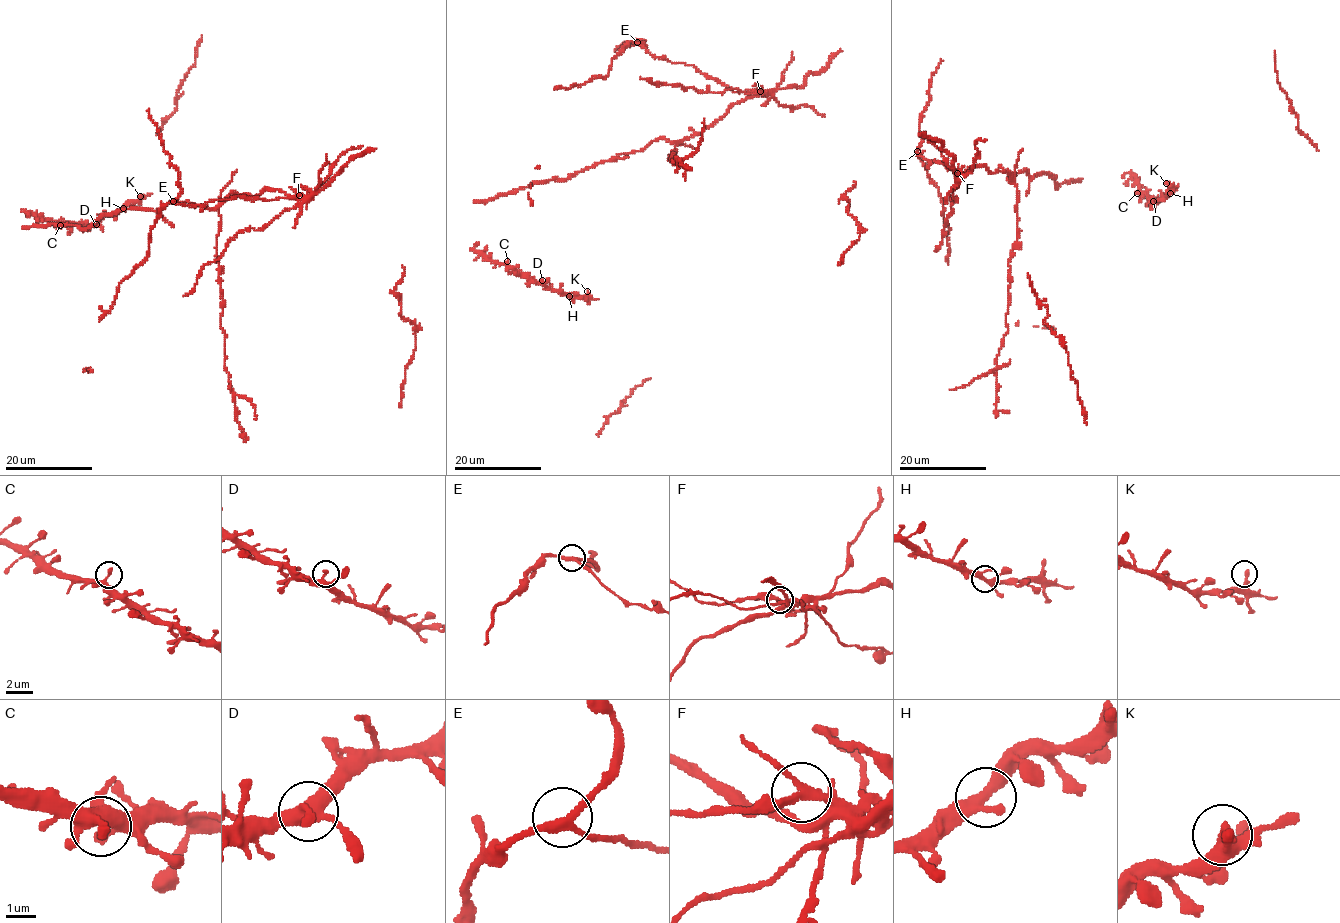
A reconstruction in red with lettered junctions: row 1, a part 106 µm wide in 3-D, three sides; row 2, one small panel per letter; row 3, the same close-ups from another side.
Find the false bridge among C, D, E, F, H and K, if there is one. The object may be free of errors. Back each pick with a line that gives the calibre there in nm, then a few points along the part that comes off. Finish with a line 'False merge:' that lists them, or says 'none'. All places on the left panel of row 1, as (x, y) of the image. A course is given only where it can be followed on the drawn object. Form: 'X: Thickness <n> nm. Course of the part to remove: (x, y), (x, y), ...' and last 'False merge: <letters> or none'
F: Thickness 240 nm. Course of the part to remove: (298, 195), (267, 188), (256, 196), (237, 194), (219, 207), (225, 369), (230, 390), (249, 399), (256, 419)
False merge: F

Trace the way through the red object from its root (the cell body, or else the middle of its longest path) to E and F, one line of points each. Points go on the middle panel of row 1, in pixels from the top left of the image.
E: (628, 154), (660, 138), (698, 134), (733, 104), (763, 92), (733, 91), (692, 65), (654, 57), (637, 42)
F: (628, 154), (640, 151), (660, 138), (675, 142), (698, 134), (720, 120), (733, 104), (763, 92), (759, 91)

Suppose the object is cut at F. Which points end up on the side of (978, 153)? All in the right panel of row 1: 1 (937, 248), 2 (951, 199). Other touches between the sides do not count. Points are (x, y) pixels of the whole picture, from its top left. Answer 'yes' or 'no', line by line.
1: yes
2: yes

